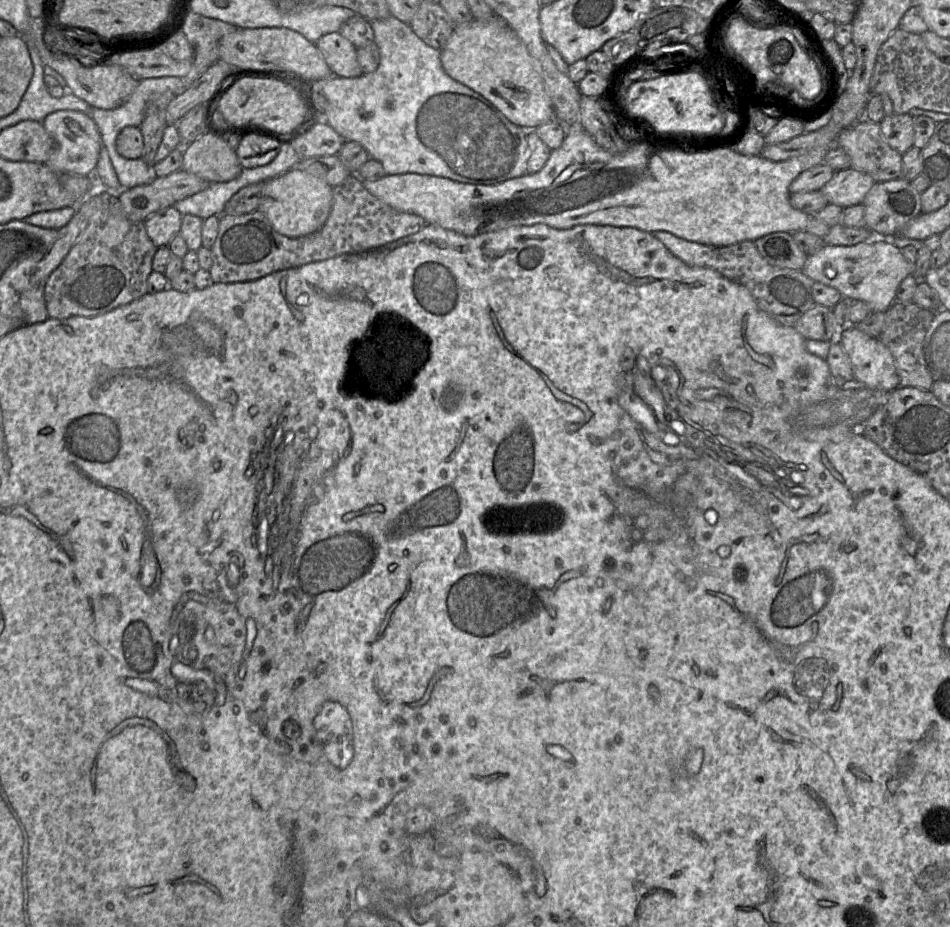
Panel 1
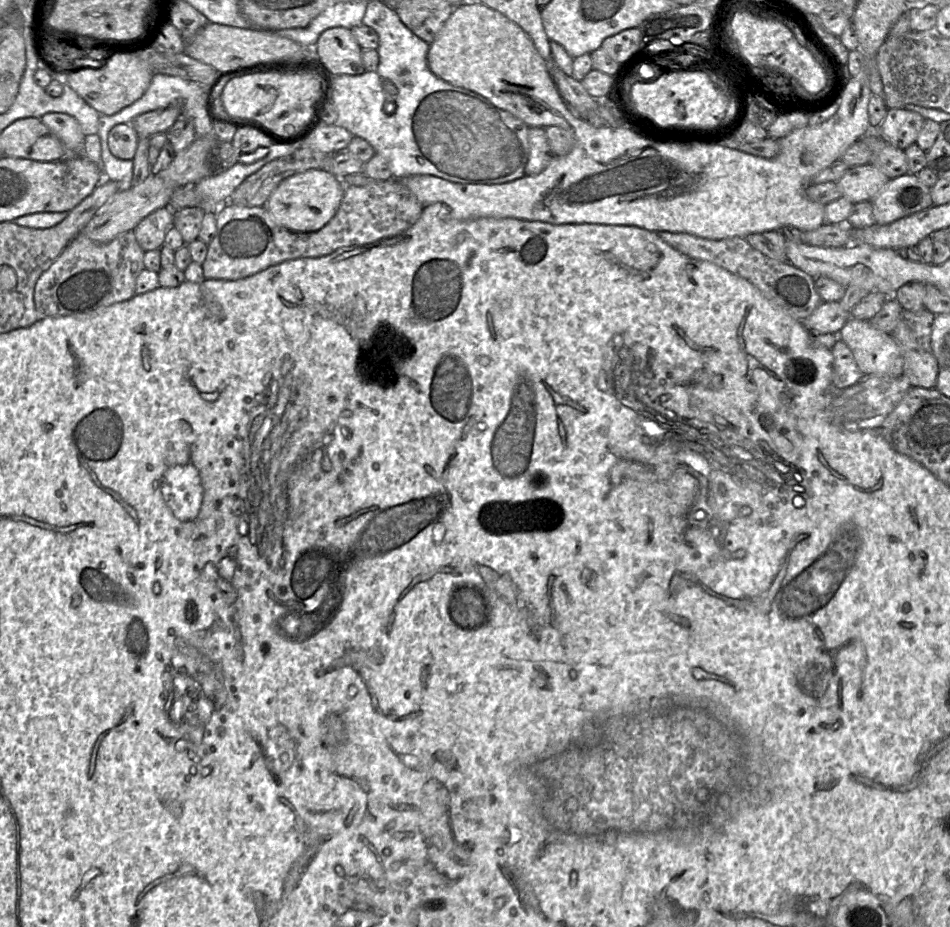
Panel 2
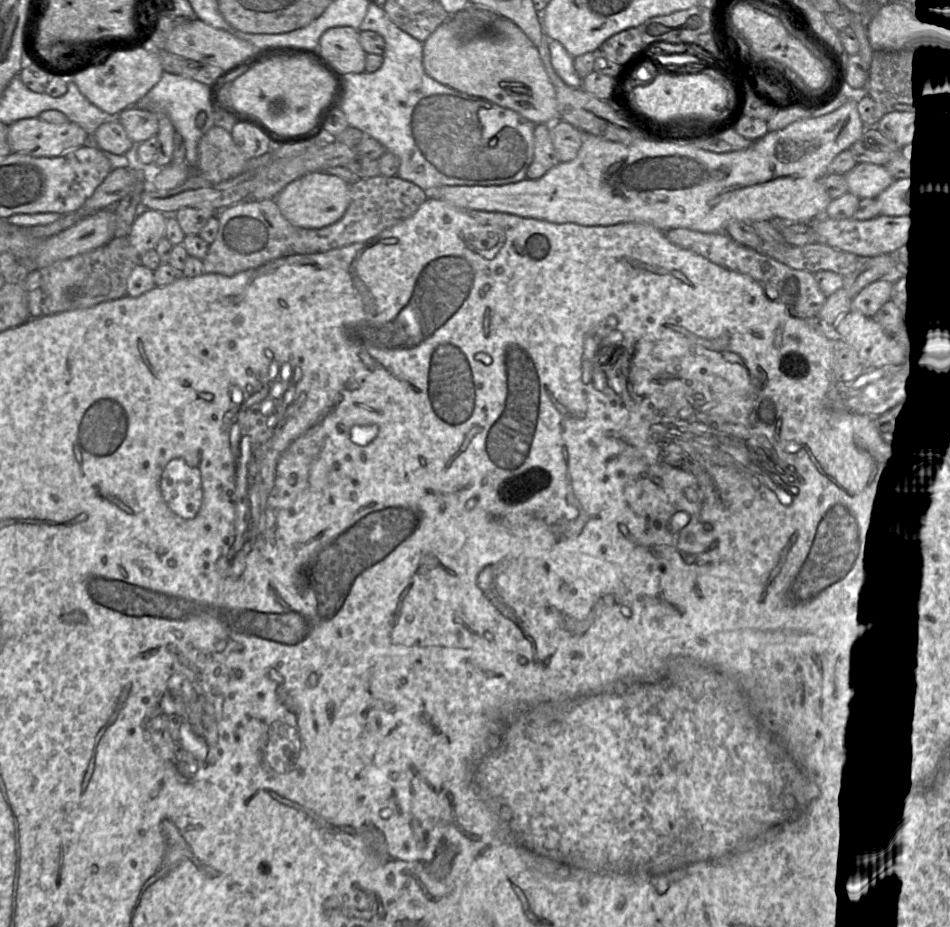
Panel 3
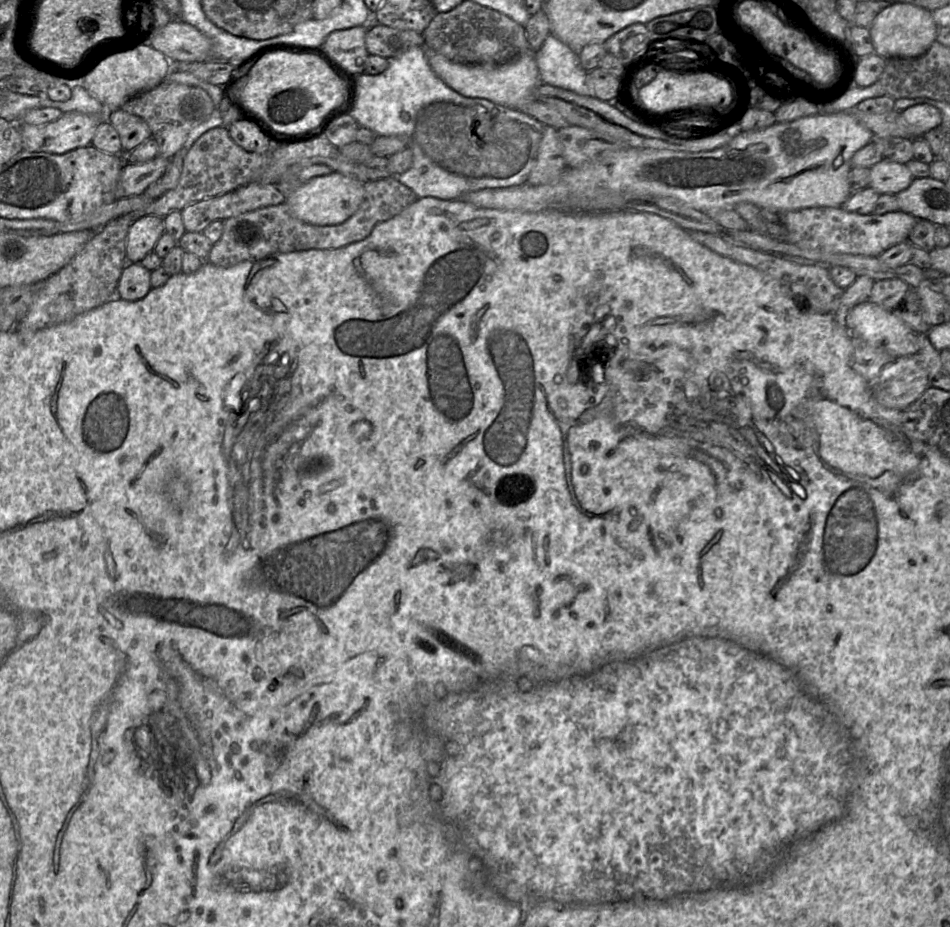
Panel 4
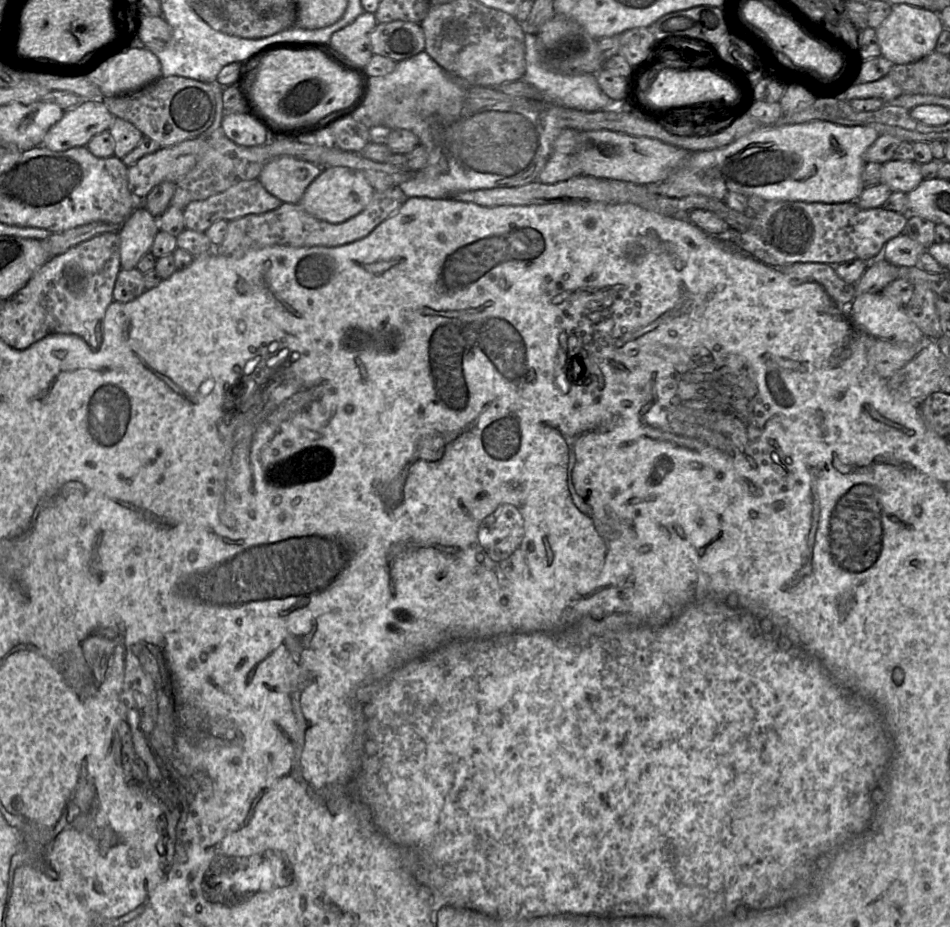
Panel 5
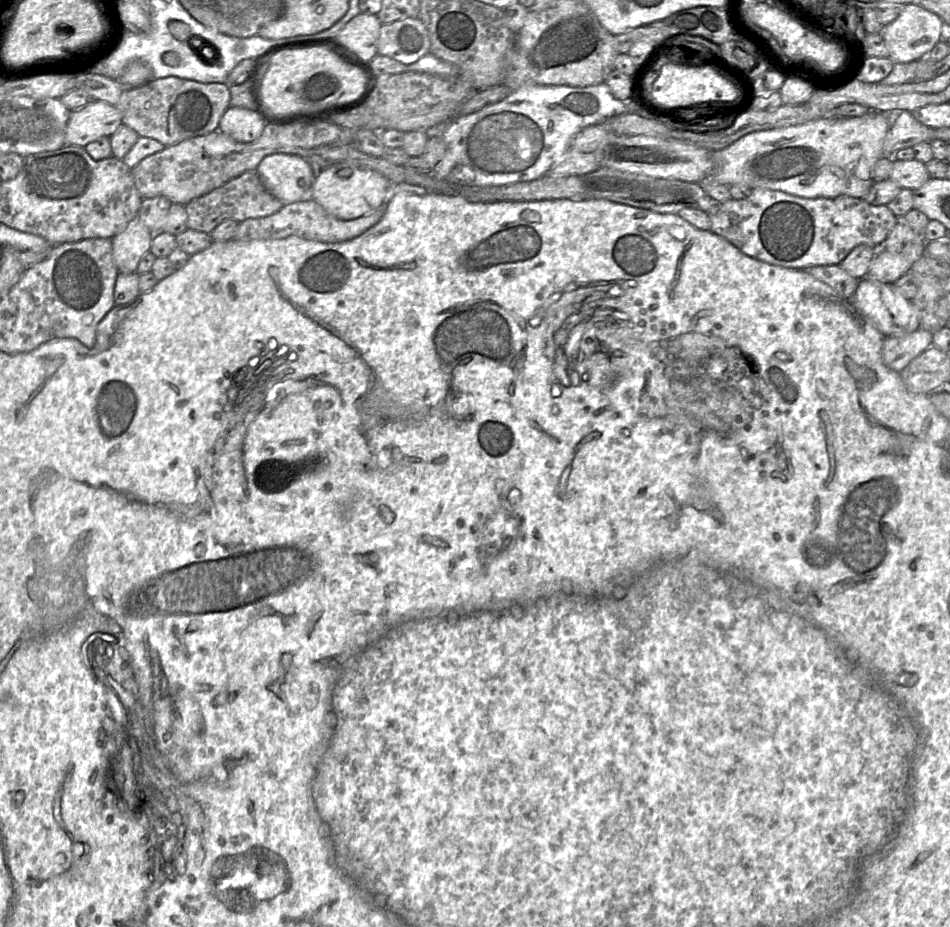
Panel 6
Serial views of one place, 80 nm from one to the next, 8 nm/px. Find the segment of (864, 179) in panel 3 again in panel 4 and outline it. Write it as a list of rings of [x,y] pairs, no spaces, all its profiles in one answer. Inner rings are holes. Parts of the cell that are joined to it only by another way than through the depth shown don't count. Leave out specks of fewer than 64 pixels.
[[[881,161],[870,168],[869,187],[879,194],[897,195],[908,188],[913,180],[905,164]]]

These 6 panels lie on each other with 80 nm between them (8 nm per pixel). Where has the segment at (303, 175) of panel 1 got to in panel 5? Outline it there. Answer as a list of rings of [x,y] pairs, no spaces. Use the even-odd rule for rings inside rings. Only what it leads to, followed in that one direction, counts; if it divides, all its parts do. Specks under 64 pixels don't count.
[[[330,167],[323,168],[297,204],[319,220],[339,224],[361,213],[372,200],[374,193],[375,190],[362,173],[346,167]]]

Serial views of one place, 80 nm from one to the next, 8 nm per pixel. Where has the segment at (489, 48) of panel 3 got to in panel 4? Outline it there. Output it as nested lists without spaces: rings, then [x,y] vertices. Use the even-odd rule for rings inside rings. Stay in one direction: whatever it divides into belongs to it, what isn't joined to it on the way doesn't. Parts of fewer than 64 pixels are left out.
[[[425,47],[434,73],[450,88],[469,98],[483,98],[495,104],[520,111],[536,100],[536,88],[542,84],[534,52],[530,50],[498,66],[456,63]]]

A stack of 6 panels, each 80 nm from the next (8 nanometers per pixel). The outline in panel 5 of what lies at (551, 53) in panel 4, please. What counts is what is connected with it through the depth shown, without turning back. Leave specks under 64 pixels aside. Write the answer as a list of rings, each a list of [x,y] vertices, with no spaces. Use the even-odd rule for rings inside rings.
[[[526,34],[525,62],[526,71],[522,80],[540,91],[544,96],[544,101],[584,112],[604,111],[605,107],[614,102],[601,90],[595,74],[561,74],[549,69],[542,62],[541,55],[537,50],[536,35]]]

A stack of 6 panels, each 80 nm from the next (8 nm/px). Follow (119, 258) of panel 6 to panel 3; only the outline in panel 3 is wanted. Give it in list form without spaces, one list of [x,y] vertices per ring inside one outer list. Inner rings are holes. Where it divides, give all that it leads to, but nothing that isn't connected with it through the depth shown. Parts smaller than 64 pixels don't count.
[[[143,210],[134,220],[128,234],[131,245],[140,256],[155,249],[165,237],[168,215],[156,210]]]

